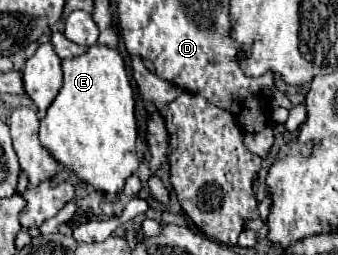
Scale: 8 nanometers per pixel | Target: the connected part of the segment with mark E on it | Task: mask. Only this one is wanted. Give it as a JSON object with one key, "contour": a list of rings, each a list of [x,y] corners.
{"contour":[[[93,45],[85,55],[63,61],[63,87],[49,105],[45,119],[41,119],[39,141],[55,161],[59,161],[63,167],[75,173],[81,181],[101,191],[105,201],[113,203],[117,199],[117,195],[125,187],[127,177],[133,175],[139,167],[139,157],[135,151],[137,121],[135,121],[133,89],[119,51],[103,45]]]}

